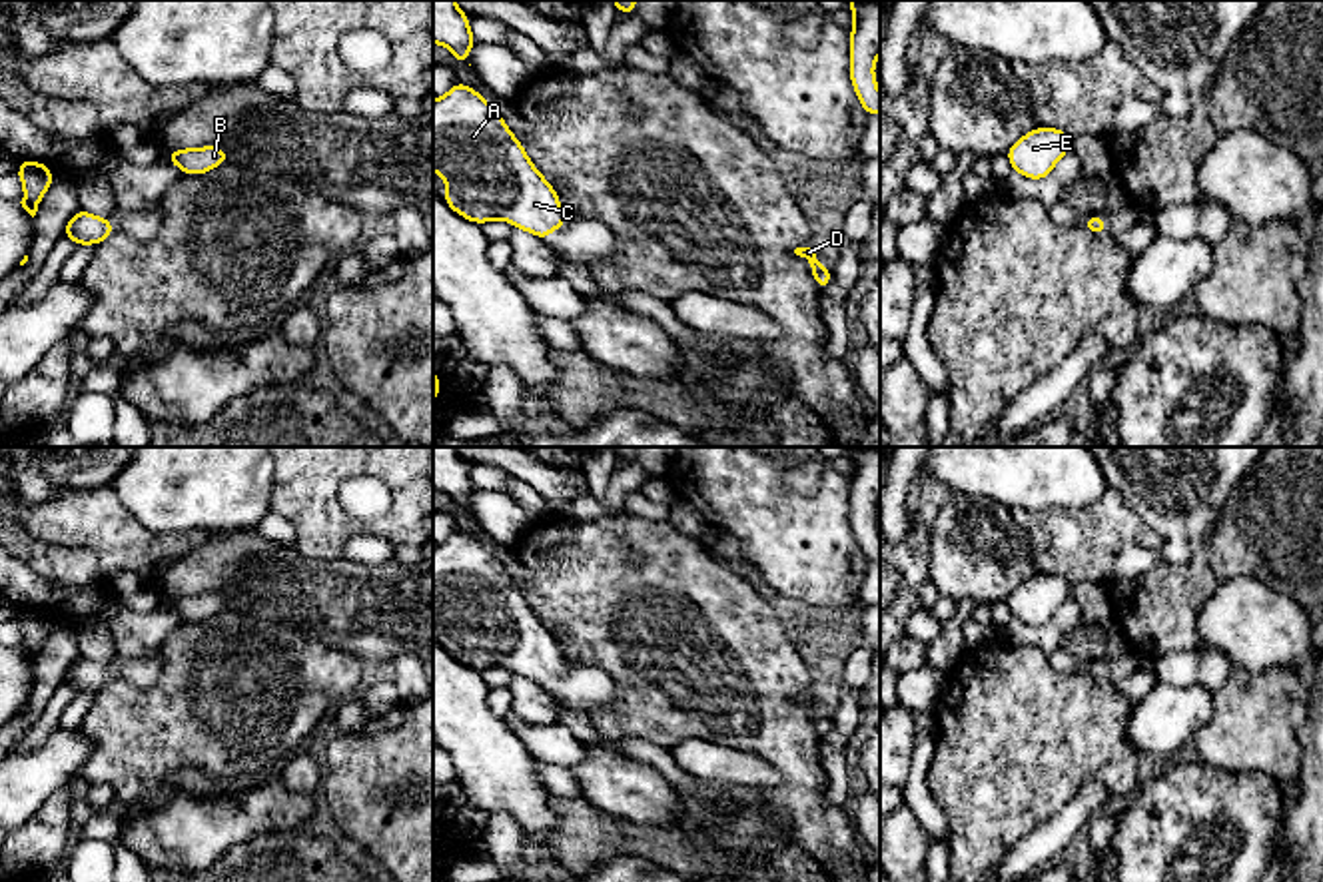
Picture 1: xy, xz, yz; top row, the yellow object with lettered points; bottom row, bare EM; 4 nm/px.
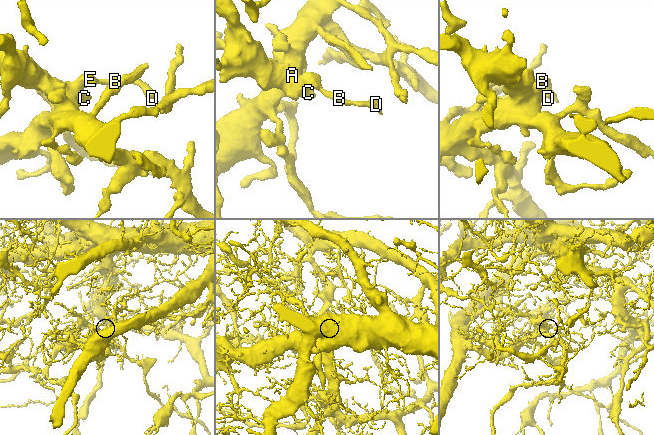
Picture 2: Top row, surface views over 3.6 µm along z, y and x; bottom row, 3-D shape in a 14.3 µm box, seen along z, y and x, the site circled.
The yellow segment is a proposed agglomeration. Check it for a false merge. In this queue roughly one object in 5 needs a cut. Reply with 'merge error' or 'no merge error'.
no merge error

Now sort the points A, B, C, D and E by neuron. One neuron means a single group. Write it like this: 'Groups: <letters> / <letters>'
Groups: A B C D E

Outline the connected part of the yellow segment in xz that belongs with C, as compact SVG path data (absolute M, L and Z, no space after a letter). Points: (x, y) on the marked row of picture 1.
M455 82L433 100L433 172L445 178L443 202L461 218L481 225L503 220L541 239L569 223L557 190L535 168L505 118L475 88Z

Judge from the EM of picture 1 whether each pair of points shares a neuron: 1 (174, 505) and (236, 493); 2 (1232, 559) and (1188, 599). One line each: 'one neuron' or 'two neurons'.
1: one neuron
2: one neuron

